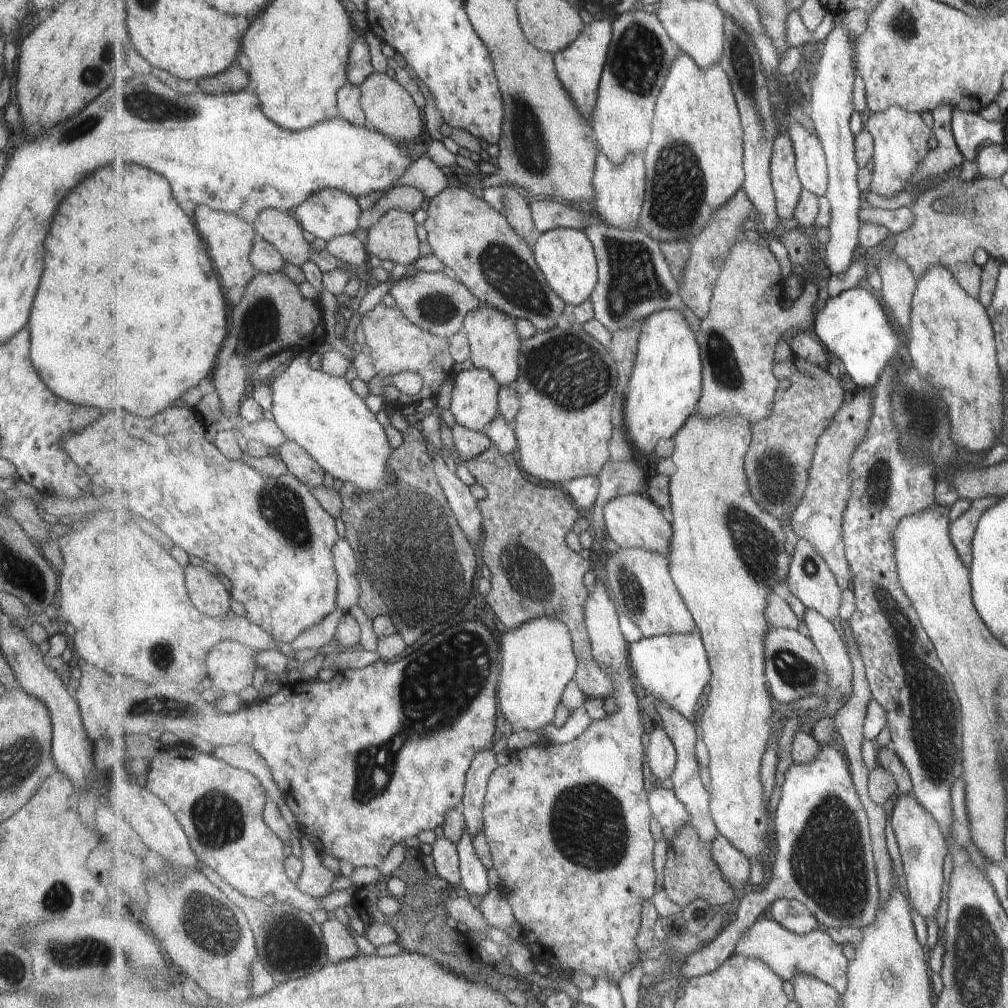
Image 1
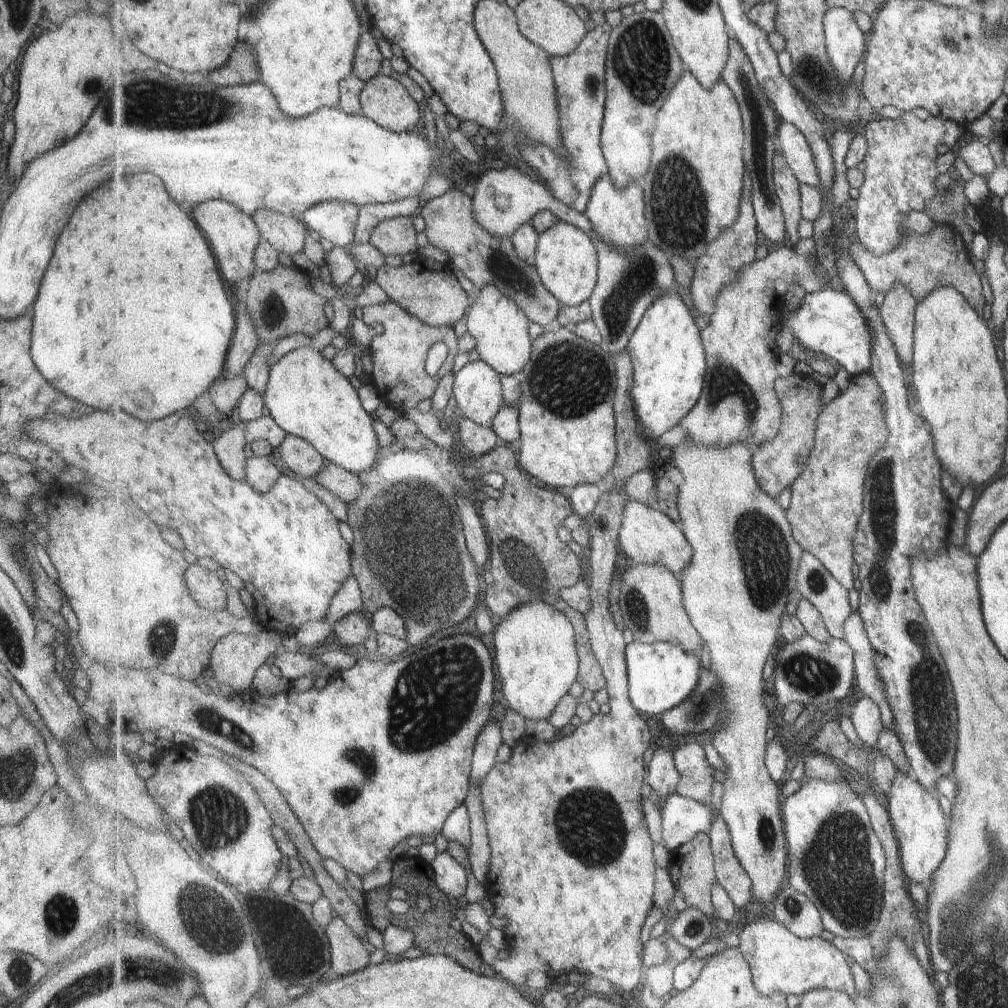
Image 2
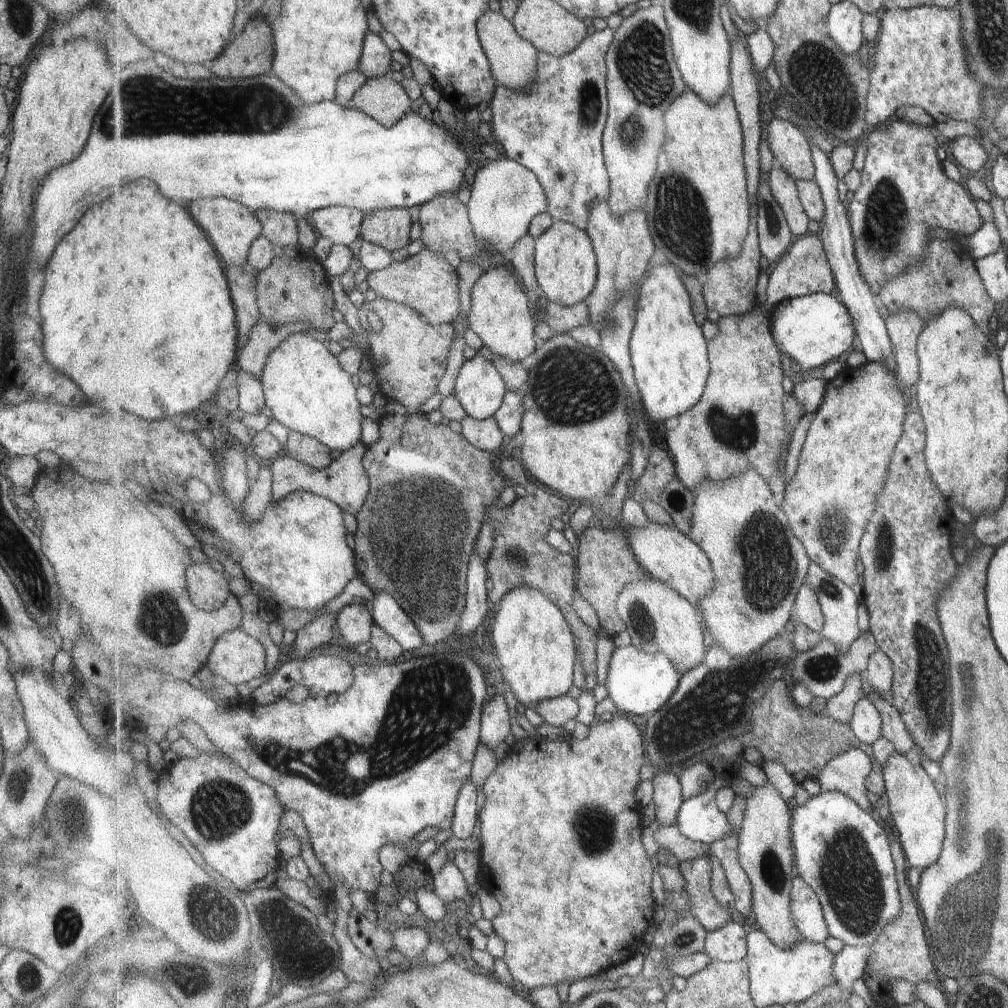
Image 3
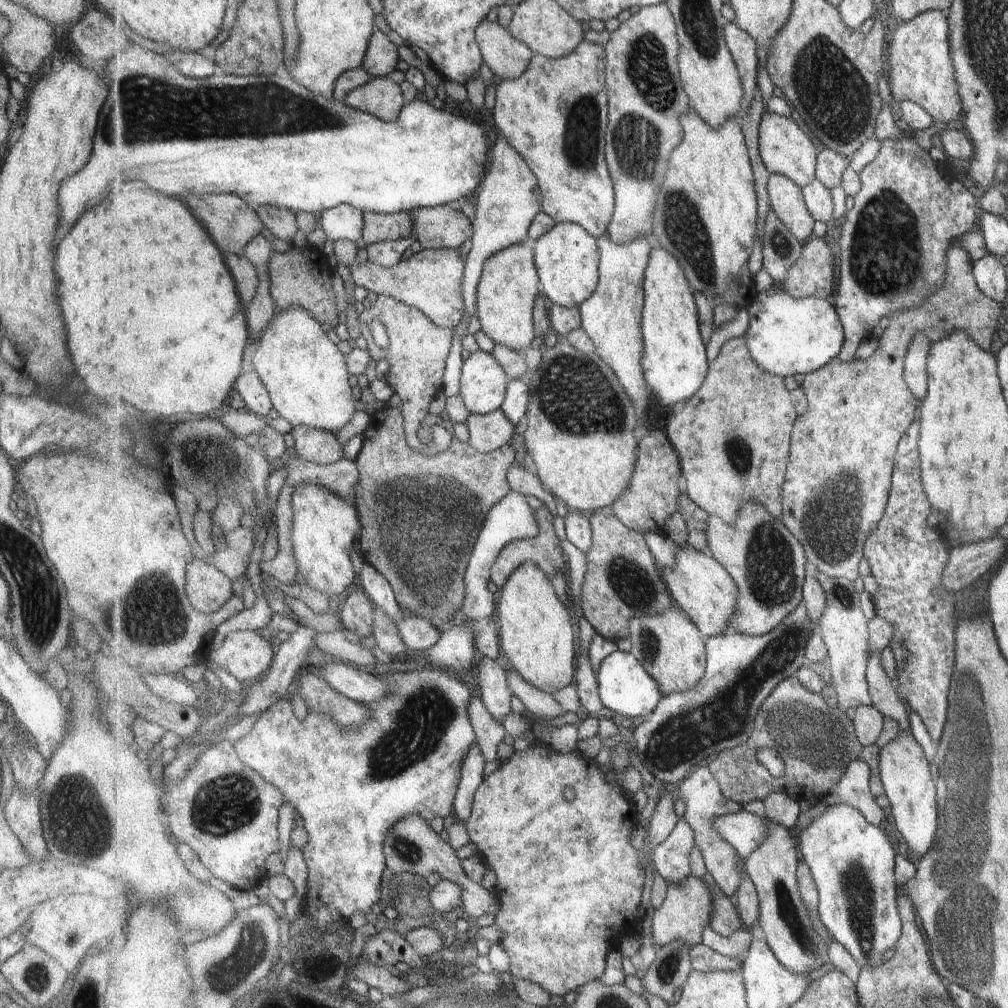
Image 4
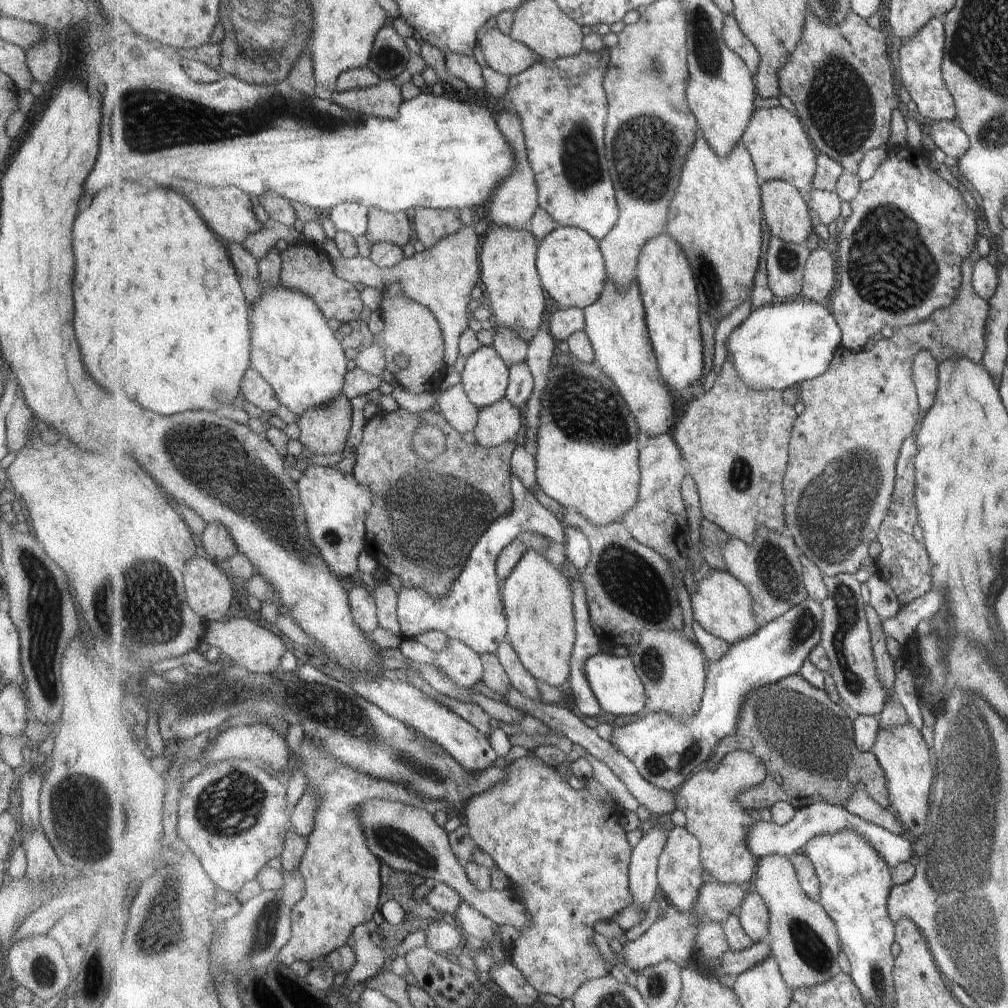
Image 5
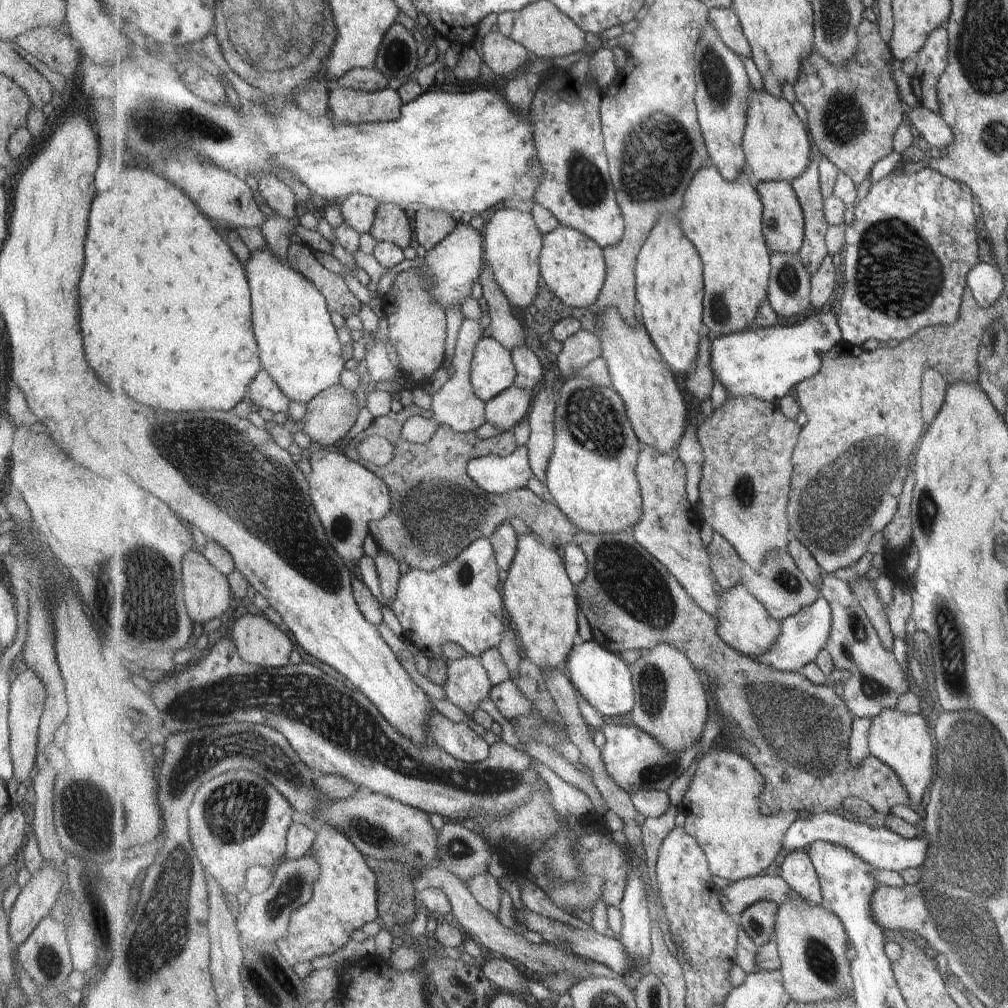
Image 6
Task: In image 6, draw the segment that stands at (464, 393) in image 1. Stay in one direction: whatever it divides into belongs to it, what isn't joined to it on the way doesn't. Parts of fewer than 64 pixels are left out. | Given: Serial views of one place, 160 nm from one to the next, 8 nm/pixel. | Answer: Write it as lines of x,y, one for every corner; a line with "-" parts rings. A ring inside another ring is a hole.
490,336
481,339
472,362
474,393
485,402
516,384
518,370
512,352

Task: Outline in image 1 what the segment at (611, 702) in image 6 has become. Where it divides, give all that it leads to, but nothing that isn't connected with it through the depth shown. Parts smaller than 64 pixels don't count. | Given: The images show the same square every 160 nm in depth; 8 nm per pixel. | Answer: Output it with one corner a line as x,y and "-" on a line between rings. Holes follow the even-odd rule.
699,630
691,634
669,634
644,637
639,642
630,643
630,663
633,678
653,700
667,702
679,710
687,720
695,722
695,706
703,702
703,688
710,685
712,669

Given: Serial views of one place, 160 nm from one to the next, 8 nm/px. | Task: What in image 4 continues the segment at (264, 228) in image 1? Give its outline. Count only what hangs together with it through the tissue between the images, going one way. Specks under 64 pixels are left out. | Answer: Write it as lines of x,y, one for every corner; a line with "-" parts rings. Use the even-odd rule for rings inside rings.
259,205
254,209
263,225
275,238
288,244
293,242
299,232
293,211
273,205

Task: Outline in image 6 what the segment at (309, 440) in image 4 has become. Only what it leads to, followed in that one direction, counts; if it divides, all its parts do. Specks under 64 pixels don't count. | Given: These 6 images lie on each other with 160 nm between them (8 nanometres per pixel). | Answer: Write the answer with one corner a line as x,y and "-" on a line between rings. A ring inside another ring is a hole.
340,383
330,386
308,402
303,432
321,448
333,448
351,432
359,410
356,392

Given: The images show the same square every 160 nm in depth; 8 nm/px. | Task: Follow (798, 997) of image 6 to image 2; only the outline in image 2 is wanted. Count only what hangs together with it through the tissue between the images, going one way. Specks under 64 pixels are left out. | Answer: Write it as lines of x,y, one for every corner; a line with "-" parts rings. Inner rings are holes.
684,440
681,445
673,450
672,455
673,465
681,472
683,482
679,486
678,508
682,519
683,532
686,534
687,540
694,546
694,560
690,565
690,568
683,574
682,577
682,592
687,613
690,614
690,620
693,622
695,629
702,634
703,641
711,657
711,669
714,670
720,679
724,689
726,690
727,707
725,712
725,726
720,728
717,732
713,732
712,745
718,752
721,760
725,762
725,781
723,784
724,795
723,802
721,802
720,815
729,832
734,844
735,854
739,858
739,862
752,881
752,896
754,900
758,901
760,905
766,910
772,910
775,906
775,898
782,891
781,887
784,886
783,882
787,882
787,870
788,870
788,843
785,836
785,824
783,824
782,814
782,794
780,786
775,783
773,777
766,768
766,751
768,744
771,740
771,727
770,727
770,713
766,703
764,702
763,686
763,670
765,670
765,662
767,658
775,653
775,647
780,645
782,617
786,614
785,608
789,604
789,596
791,592
796,590
798,584
798,571
801,568
802,557
804,549
798,544
794,538
792,532
793,526
787,519
786,511
781,508
779,502
770,496
765,489
759,485
758,478
754,472
754,450
746,443
736,443
731,447
705,447
702,445
694,444
694,441

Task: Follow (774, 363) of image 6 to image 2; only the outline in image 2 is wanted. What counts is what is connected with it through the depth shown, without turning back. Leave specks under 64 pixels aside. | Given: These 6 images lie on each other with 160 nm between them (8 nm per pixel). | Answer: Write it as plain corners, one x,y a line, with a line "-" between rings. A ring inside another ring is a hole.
827,287
817,293
807,291
798,310
791,312
791,310
783,308
783,325
791,328
794,342
805,346
807,350
817,352
817,354
832,357
840,366
843,366
850,377
859,376
872,369
874,349
871,326
865,318
863,308
860,308
857,300
851,298
851,294
845,291
837,292
837,290
831,290

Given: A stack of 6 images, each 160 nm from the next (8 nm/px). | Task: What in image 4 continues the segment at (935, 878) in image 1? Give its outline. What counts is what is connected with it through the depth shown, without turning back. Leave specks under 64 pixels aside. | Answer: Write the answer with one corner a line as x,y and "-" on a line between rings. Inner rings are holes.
901,732
891,744
887,744
885,748
880,750
880,773
892,809
895,829
900,832
905,840
911,855
915,858
915,854
919,854
921,860
921,854
926,855
928,851
931,851
931,846
934,846
937,827
937,803
935,800
935,786
932,782
929,766
927,766
926,756
923,756
921,747
909,732

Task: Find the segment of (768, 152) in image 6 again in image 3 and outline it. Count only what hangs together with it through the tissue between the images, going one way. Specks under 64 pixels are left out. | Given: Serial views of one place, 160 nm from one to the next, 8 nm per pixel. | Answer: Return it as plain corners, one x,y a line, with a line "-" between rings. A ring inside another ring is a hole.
775,117
768,127
768,146
777,165
791,177
814,181
816,168
811,144
793,122

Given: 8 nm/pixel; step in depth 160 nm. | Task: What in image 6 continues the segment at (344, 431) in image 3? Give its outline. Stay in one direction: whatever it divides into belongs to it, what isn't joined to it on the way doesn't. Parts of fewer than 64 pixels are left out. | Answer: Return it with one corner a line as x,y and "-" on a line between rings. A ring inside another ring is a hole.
268,246
252,252
246,266
246,275
252,292
254,333
258,340
263,369
271,373
292,401
303,401
307,404
322,390
339,384
341,372
345,368
343,343
339,338
338,329
333,326
326,296
323,296
315,283
288,263
279,260

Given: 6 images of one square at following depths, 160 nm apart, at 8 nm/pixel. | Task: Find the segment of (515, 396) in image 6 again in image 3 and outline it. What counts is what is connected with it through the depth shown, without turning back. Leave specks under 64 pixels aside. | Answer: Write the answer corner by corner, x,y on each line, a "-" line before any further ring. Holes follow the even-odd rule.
468,415
462,421
461,434
478,450
485,452
502,452
509,442
494,417
477,420

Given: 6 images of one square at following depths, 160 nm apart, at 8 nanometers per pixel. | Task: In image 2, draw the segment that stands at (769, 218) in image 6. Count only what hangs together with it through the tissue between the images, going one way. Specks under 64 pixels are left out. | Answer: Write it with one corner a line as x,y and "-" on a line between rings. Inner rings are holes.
783,152
775,156
775,185
776,193
782,205
782,212
786,218
786,232
792,244
799,242
799,222
802,216
802,197
798,177
791,170

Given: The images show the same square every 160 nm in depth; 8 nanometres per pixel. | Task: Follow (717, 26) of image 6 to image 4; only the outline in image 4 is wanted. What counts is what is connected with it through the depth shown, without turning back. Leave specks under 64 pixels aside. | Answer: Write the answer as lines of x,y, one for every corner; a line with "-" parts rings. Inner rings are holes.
728,22
724,29
726,44
734,57
743,84
743,103
738,117
747,116
751,110
751,104
755,102
755,92
758,88
759,60
757,54
757,42
753,36
744,32
737,24

